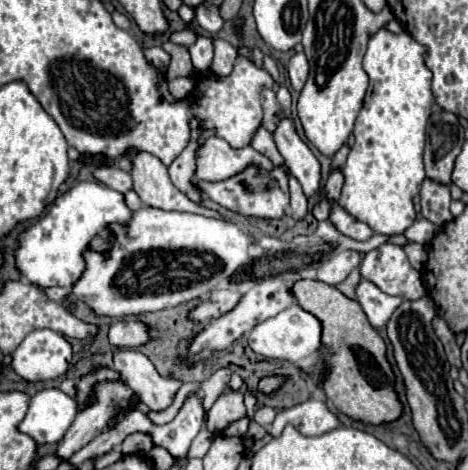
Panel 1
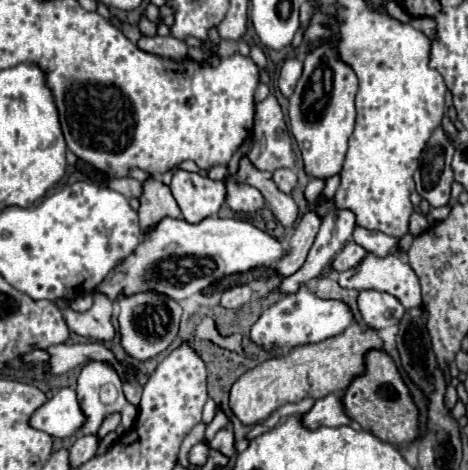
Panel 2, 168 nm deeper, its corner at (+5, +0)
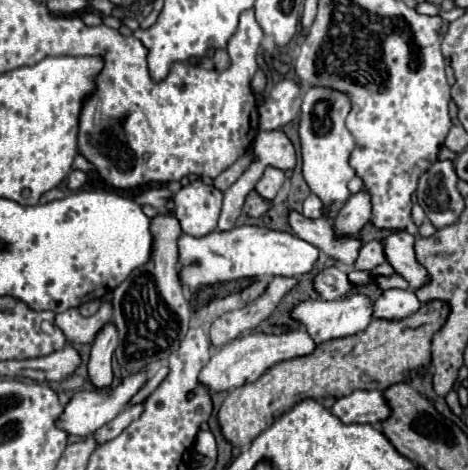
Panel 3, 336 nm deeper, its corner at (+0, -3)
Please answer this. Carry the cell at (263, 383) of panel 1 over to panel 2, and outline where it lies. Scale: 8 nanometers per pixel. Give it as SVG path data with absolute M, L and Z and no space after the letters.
M350 324L342 334L290 350L284 356L270 358L246 374L242 374L230 390L230 406L244 424L256 424L270 416L272 410L286 402L302 398L324 398L334 390L344 390L352 376L364 372L364 354L372 348L382 348L382 340L364 324Z

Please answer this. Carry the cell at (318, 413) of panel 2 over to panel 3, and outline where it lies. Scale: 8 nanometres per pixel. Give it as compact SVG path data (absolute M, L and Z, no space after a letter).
M353 391L347 397L337 399L331 409L343 423L371 423L381 425L391 409L383 397L383 391Z

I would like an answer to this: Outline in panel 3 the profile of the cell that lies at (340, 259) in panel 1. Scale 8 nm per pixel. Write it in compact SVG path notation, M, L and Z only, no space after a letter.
M369 241L369 243L365 243L361 247L361 255L357 257L355 269L369 271L369 269L375 269L377 265L381 265L385 261L387 261L387 257L385 257L385 251L383 251L381 241Z

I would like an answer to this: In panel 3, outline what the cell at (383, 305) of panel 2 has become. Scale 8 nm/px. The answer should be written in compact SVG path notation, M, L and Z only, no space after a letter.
M387 289L375 301L373 315L379 319L405 319L421 307L413 289Z

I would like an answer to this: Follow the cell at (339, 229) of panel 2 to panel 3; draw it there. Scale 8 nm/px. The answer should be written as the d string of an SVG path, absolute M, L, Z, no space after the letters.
M361 189L359 193L351 195L345 207L341 209L341 219L335 219L337 233L345 231L345 235L355 235L361 227L371 219L371 195Z

